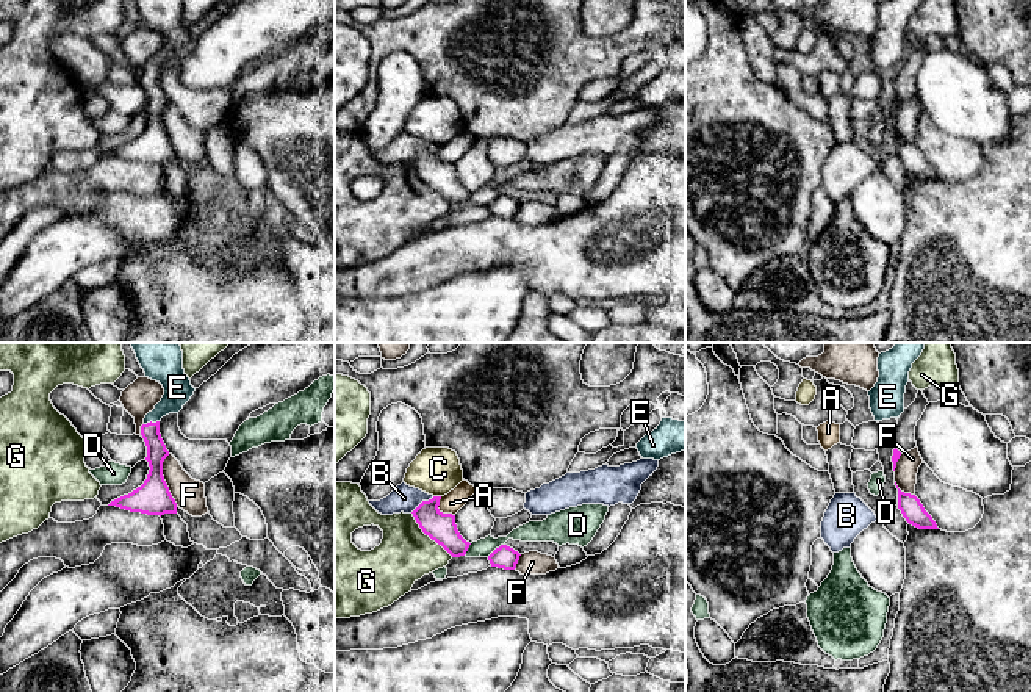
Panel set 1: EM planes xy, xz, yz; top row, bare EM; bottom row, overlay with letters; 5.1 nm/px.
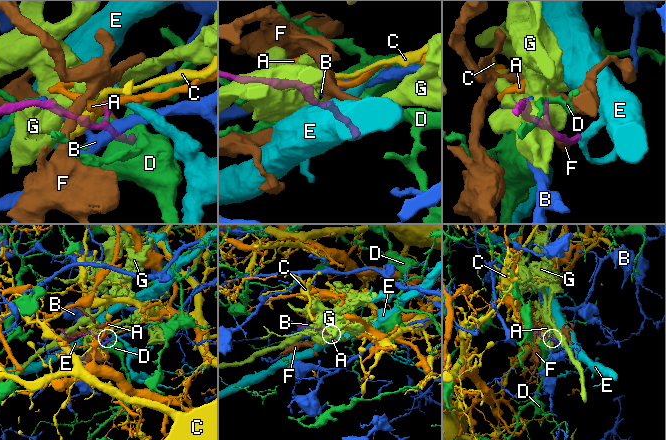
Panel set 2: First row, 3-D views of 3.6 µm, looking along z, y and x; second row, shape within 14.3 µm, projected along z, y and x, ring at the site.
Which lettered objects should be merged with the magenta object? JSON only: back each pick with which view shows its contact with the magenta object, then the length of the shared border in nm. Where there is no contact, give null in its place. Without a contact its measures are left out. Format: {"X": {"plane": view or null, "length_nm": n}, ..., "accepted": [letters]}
{"E": {"plane": "xy", "length_nm": 80}, "accepted": ["E"]}

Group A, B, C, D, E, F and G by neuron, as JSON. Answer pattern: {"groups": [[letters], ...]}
{"groups": [["A"], ["B"], ["C"], ["D"], ["E"], ["F"], ["G"]]}

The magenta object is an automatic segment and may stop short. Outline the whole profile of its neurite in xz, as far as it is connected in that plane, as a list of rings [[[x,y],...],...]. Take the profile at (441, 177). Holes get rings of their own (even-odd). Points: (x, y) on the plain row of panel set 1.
[[[441,146],[422,150],[411,163],[426,185],[441,194],[452,207],[465,205],[469,191],[466,191],[455,174],[455,164],[443,163],[440,155]]]

